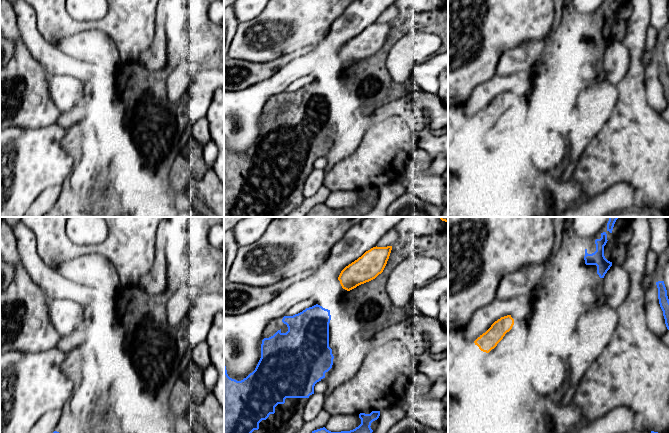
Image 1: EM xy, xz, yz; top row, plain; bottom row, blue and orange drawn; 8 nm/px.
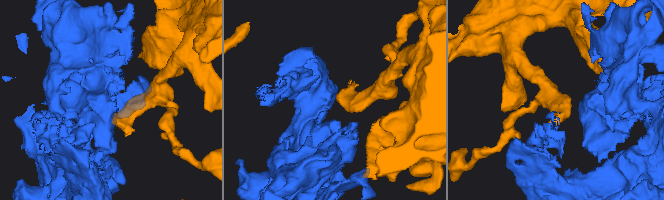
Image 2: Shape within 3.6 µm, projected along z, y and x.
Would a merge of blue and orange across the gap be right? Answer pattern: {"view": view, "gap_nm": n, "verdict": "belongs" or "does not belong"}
{"view": "xz", "gap_nm": 200, "verdict": "does not belong"}

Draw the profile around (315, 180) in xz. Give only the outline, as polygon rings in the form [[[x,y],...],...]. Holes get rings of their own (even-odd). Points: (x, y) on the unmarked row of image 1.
[[[319,169],[312,170],[312,172],[309,174],[305,182],[303,190],[304,196],[305,197],[313,196],[323,186],[323,184],[324,184],[324,171]]]

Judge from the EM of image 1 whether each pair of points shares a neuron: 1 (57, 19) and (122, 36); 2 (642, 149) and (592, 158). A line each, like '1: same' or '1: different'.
1: same
2: same

